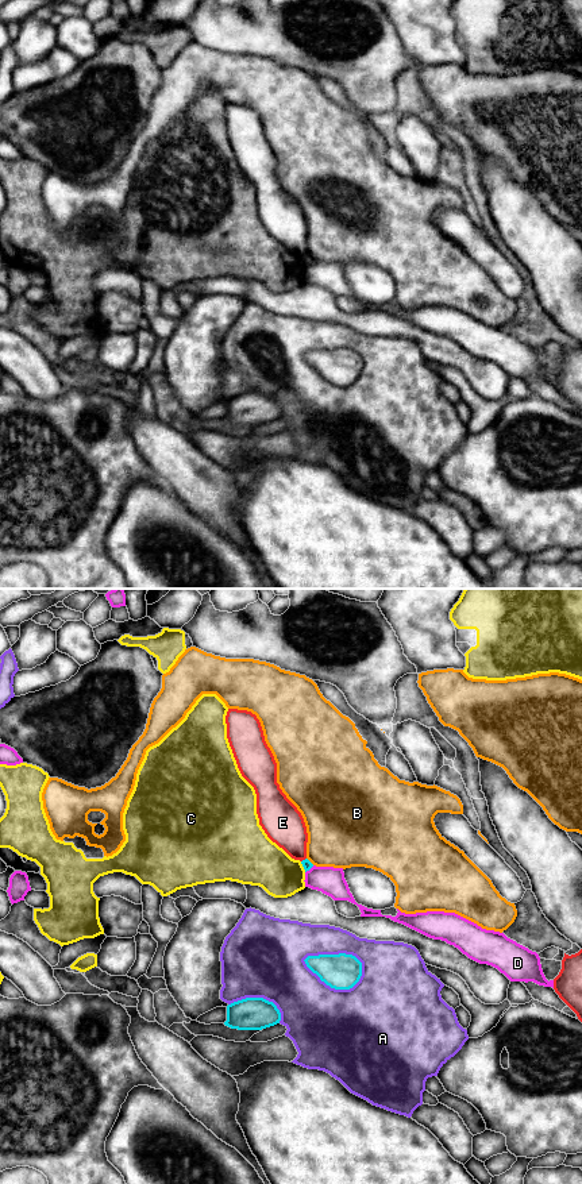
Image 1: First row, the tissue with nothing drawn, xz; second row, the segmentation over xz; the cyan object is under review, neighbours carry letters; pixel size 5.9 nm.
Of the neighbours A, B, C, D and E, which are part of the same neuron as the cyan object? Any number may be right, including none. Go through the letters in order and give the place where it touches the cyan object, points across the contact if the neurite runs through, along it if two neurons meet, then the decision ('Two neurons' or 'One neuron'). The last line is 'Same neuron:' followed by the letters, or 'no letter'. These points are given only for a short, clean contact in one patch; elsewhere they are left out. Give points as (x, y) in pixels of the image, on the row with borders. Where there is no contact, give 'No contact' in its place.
A: Touches cyan at xz (338, 955). Two neurons
B: Touches cyan at xz (309, 862). Boundary: xz (307, 857), (313, 864). Two neurons
C: Touches cyan at xz (303, 866). Two neurons
D: Touches cyan at xz (309, 868). Two neurons
E: Touches cyan at xz (303, 860). Two neurons
Same neuron: no letter

